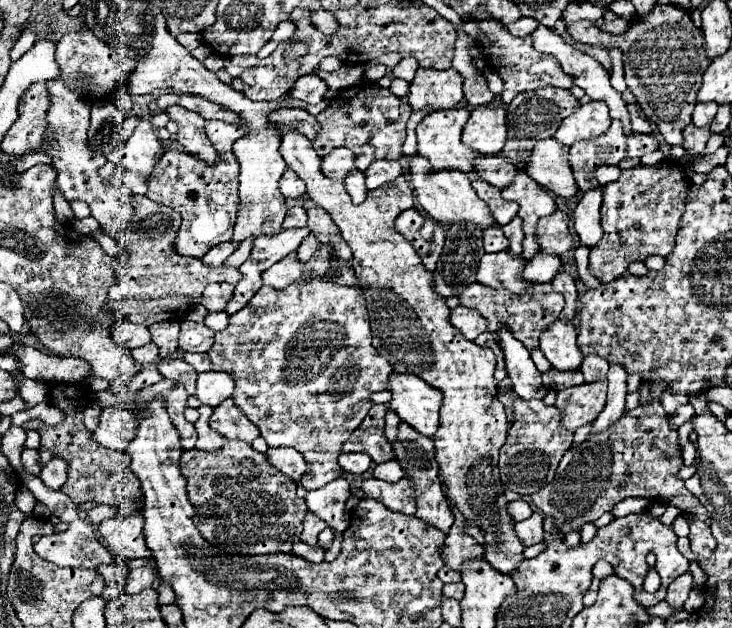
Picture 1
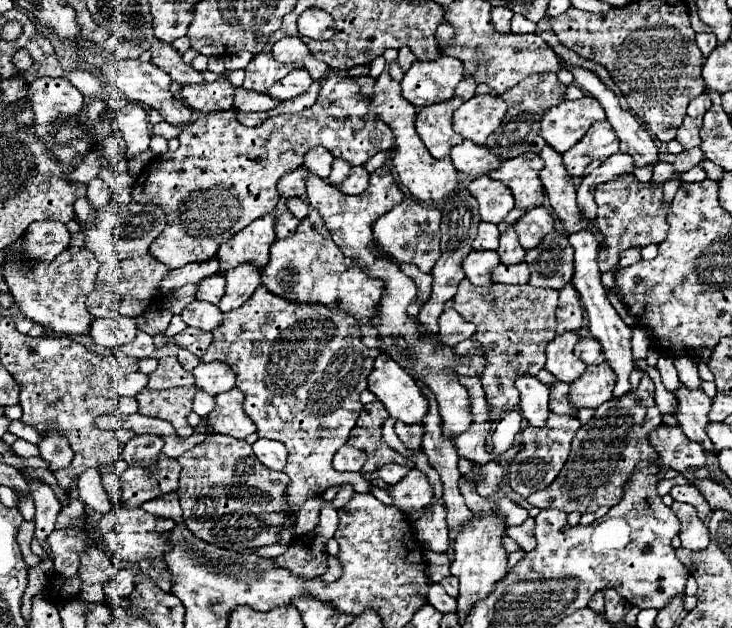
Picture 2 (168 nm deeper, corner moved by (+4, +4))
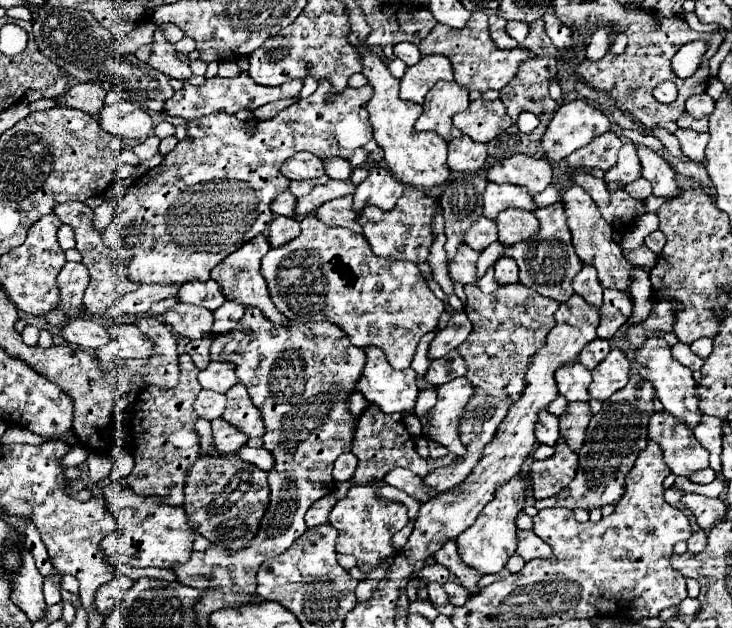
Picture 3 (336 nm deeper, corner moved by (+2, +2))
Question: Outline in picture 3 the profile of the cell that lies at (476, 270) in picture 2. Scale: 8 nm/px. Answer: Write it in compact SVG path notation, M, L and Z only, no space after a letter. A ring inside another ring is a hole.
M461 244L457 248L457 254L447 262L449 266L449 278L451 282L459 282L459 284L473 284L475 278L475 264L477 264L477 252L473 248L469 248L467 244Z

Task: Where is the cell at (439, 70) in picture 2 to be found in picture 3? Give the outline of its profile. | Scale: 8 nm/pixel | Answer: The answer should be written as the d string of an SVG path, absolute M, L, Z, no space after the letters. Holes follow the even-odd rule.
M423 56L415 66L405 70L405 76L401 78L399 96L403 100L423 104L425 94L439 80L453 80L451 62L445 56Z

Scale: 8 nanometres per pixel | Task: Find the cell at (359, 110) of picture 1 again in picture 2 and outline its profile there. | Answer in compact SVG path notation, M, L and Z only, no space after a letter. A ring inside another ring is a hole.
M327 72L321 80L321 92L317 102L299 114L279 114L267 118L263 124L247 128L235 120L235 112L217 112L209 116L201 116L189 126L185 126L179 134L179 148L175 152L167 152L155 160L151 160L135 180L133 200L141 204L159 204L167 214L167 226L159 238L149 246L151 256L167 264L169 268L181 268L189 262L203 262L217 254L219 246L227 242L235 232L245 228L255 218L271 212L277 202L277 180L289 172L299 168L301 158L315 146L325 146L333 156L347 160L351 166L365 164L371 156L381 150L393 148L393 130L389 124L381 122L369 106L375 94L375 78L357 76L357 78L339 78Z

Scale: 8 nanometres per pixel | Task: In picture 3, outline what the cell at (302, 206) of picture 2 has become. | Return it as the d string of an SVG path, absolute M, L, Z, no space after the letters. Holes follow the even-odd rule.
M281 192L273 202L271 202L271 210L279 216L293 216L295 212L295 196L291 196L291 192Z

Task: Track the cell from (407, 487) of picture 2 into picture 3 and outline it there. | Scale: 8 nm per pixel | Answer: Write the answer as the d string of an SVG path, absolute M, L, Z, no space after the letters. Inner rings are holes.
M469 284L465 286L467 292L467 318L473 324L471 334L467 340L457 348L467 364L465 378L475 388L475 394L467 402L463 416L459 418L459 436L465 444L465 456L459 456L451 466L435 468L429 476L425 476L425 484L435 488L439 494L459 486L467 474L475 468L481 458L483 448L495 436L503 416L519 396L523 394L525 384L525 370L533 354L545 344L545 336L553 328L553 314L559 308L559 302L551 298L539 296L535 290L523 284L509 284L501 286L491 294L483 294L479 286Z

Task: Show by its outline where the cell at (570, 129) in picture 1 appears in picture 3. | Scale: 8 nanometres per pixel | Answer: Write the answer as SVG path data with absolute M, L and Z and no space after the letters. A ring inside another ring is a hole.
M573 100L555 112L541 144L551 162L561 162L577 148L587 146L595 136L609 132L609 128L611 122L603 112L583 100Z

